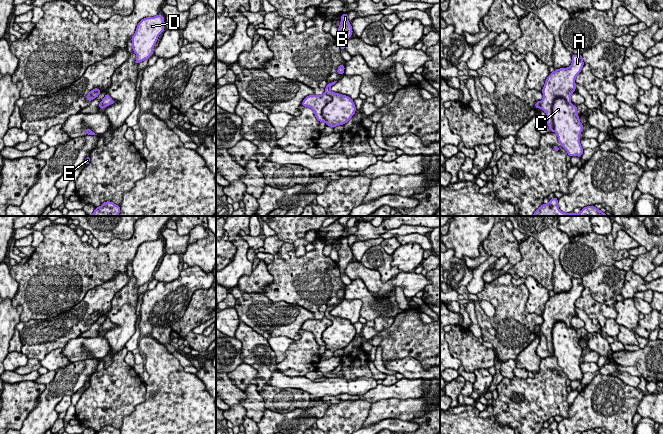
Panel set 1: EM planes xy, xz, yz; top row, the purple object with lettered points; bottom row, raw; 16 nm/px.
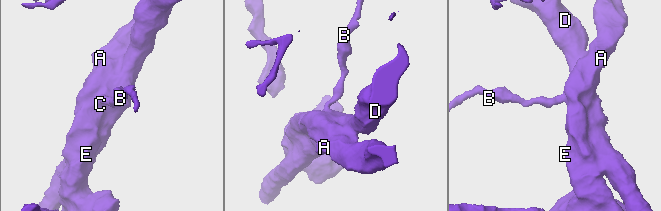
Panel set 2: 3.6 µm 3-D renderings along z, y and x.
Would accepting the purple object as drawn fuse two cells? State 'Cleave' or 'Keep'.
Cleave

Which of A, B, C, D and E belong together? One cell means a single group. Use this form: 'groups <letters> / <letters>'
groups A E / B C D

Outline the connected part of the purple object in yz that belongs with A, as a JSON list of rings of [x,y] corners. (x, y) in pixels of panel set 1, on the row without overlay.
[[[572,278],[572,288],[568,292],[555,293],[547,301],[542,313],[543,323],[540,332],[547,339],[547,348],[551,356],[554,356],[552,330],[557,321],[564,322],[567,327],[571,326],[571,320],[576,314],[575,303],[581,297],[584,290],[582,278]]]

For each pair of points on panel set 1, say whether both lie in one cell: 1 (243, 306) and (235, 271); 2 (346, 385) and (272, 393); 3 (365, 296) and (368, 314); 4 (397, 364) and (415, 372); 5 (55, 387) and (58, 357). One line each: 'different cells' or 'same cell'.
1: different cells
2: different cells
3: same cell
4: same cell
5: different cells

